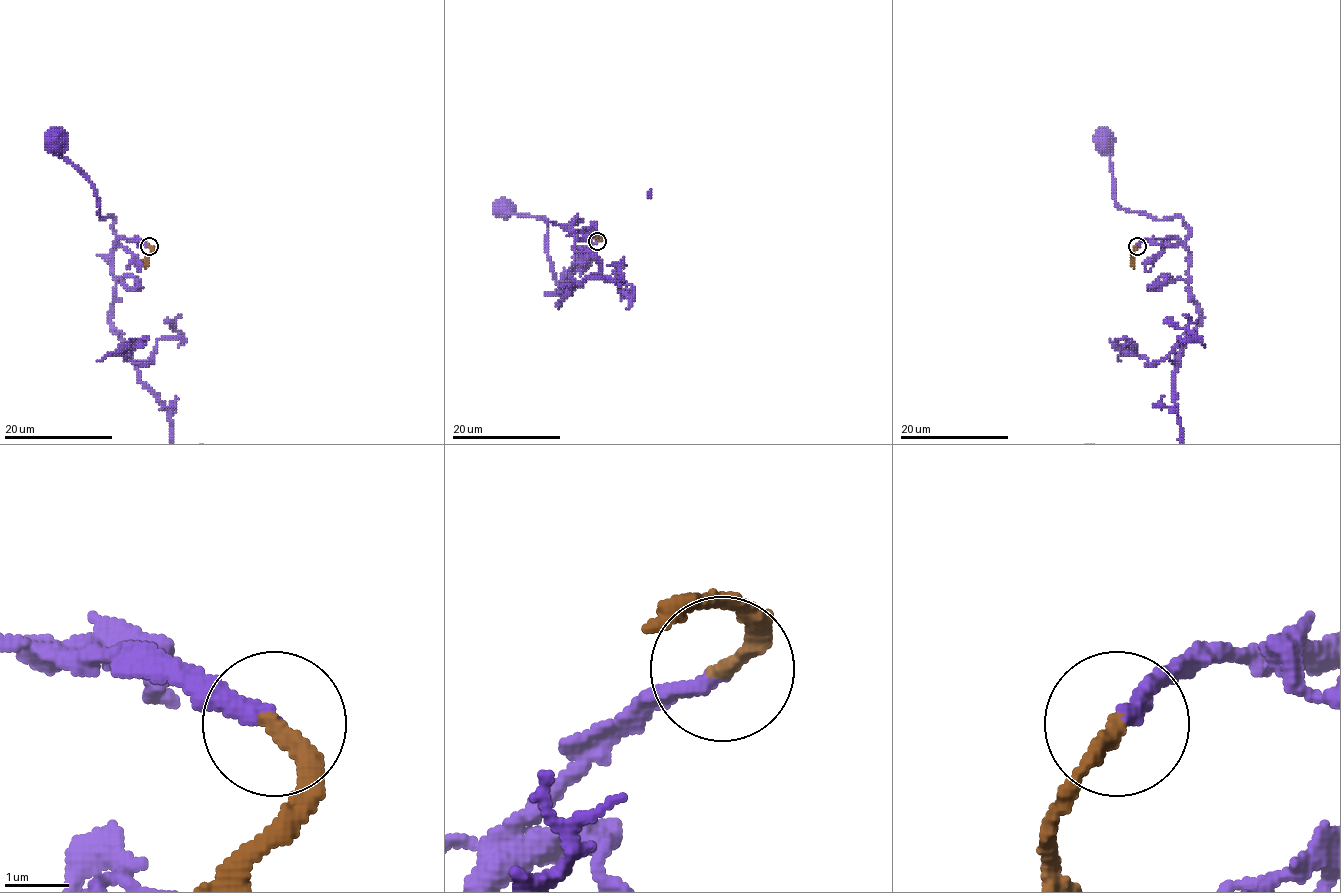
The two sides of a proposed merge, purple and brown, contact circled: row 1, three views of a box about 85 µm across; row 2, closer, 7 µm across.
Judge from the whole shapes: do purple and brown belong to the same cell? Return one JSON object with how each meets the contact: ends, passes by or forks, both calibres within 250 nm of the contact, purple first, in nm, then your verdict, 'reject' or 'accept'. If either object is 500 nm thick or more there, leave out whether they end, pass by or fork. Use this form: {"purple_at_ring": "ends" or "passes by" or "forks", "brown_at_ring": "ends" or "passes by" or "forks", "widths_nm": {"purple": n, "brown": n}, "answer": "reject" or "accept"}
{"purple_at_ring": "ends", "brown_at_ring": "ends", "widths_nm": {"purple": 280, "brown": 280}, "answer": "accept"}

